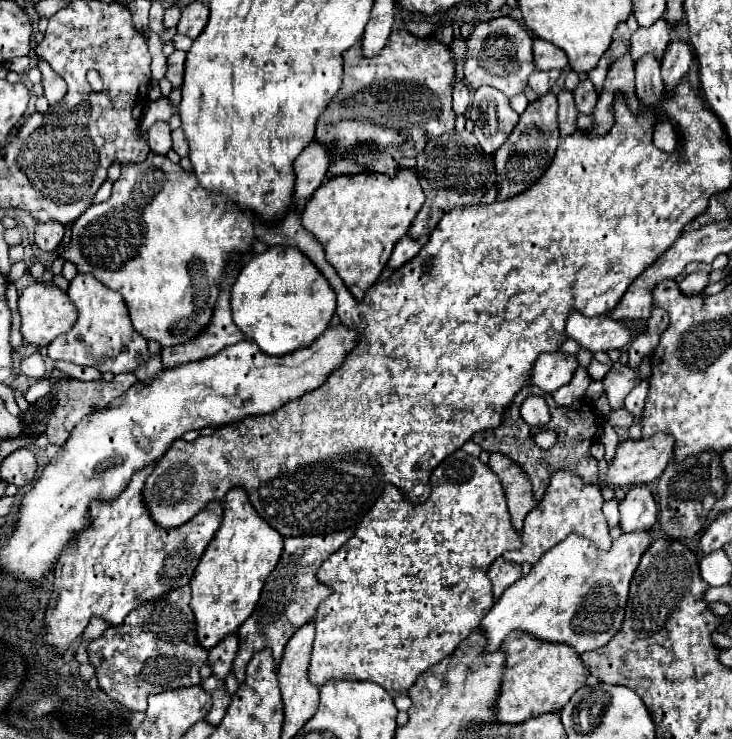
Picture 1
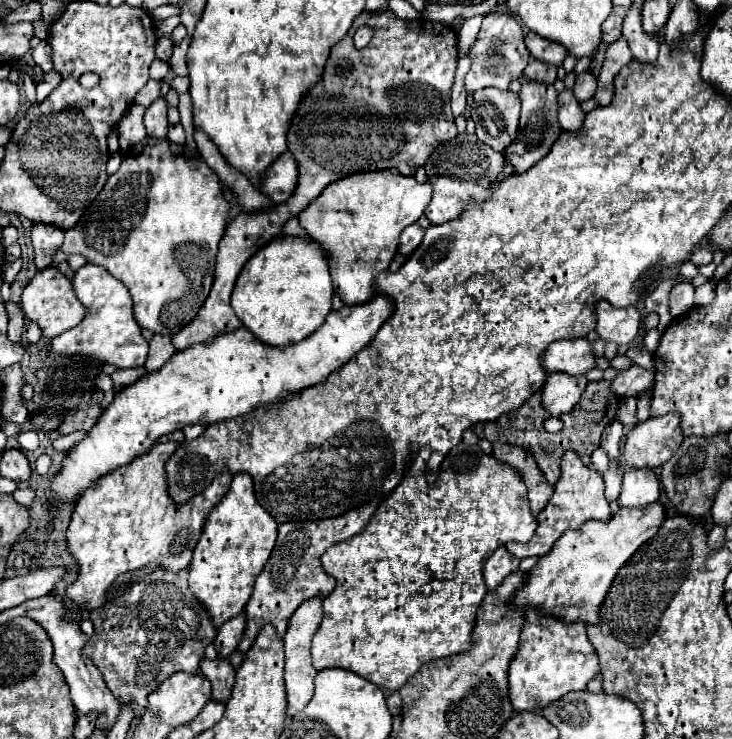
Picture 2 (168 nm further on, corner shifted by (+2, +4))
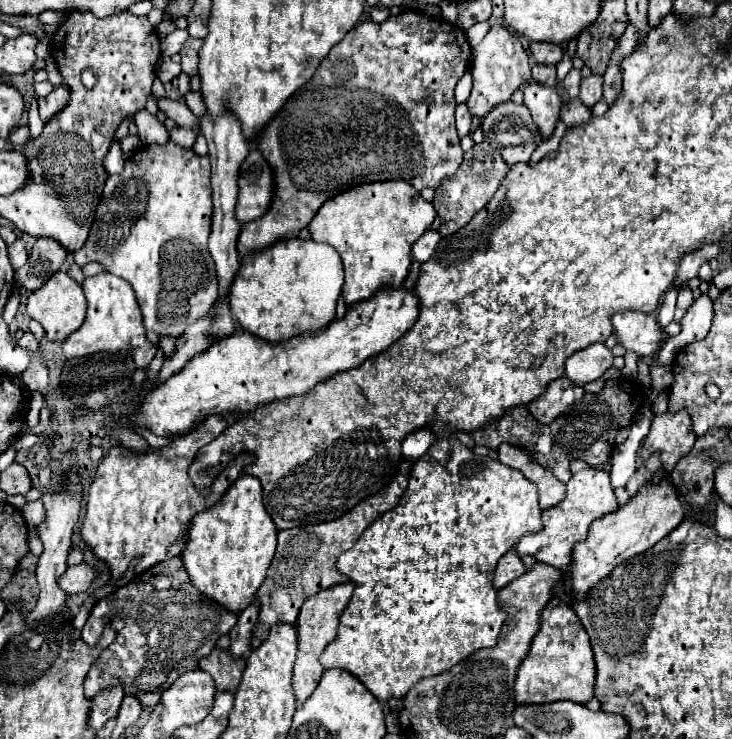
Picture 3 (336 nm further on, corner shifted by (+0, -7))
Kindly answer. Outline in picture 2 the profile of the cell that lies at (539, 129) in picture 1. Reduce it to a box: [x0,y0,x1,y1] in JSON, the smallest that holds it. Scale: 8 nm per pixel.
[505,81,561,173]

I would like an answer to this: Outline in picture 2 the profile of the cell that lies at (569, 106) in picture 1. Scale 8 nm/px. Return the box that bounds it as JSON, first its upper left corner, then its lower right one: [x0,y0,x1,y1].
[559,89,585,131]

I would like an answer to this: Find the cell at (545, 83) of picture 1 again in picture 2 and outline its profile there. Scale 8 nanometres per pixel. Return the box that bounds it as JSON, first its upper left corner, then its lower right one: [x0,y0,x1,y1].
[525,59,557,83]

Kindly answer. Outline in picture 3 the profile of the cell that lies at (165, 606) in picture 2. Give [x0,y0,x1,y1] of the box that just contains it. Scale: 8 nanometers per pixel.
[81,556,237,708]

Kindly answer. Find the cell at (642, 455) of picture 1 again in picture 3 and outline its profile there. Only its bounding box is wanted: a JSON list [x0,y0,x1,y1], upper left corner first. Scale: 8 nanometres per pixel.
[639,410,697,472]

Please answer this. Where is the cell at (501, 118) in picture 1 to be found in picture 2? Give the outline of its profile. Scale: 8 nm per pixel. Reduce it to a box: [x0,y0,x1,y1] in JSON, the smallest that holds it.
[469,87,521,151]

